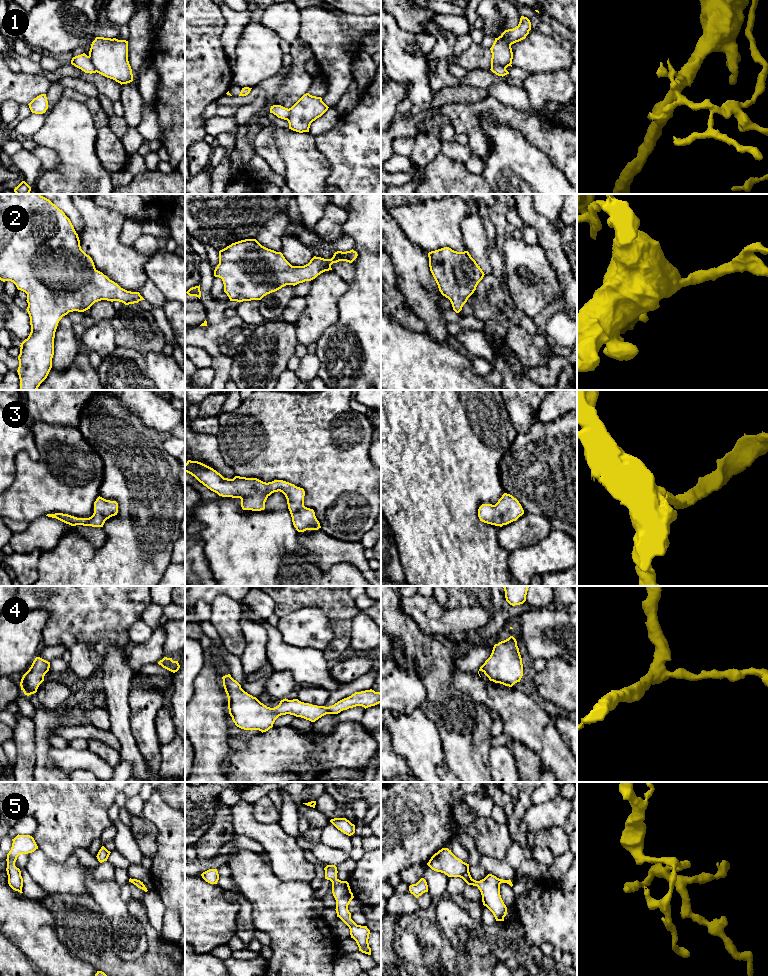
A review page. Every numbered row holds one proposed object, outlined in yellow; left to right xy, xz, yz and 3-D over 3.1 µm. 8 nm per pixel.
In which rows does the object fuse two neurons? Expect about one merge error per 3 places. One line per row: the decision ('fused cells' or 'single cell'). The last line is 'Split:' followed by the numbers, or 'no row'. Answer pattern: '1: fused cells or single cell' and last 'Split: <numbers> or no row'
1: fused cells
2: single cell
3: single cell
4: single cell
5: single cell
Split: 1

